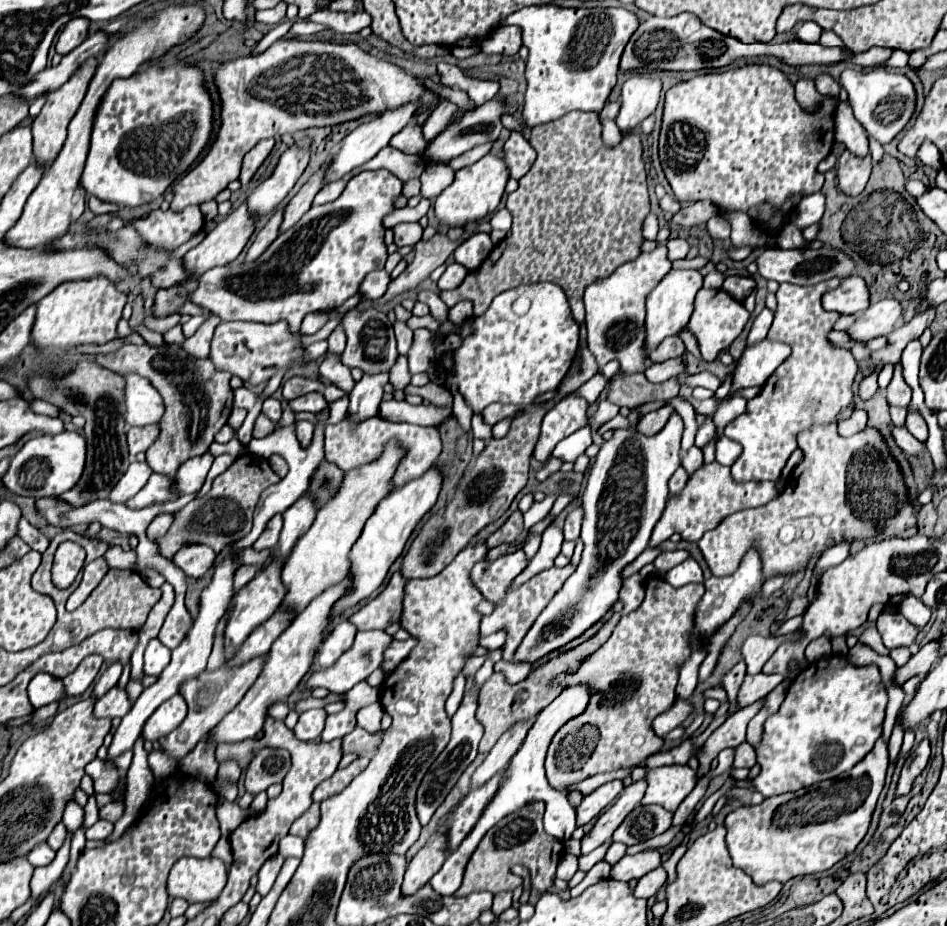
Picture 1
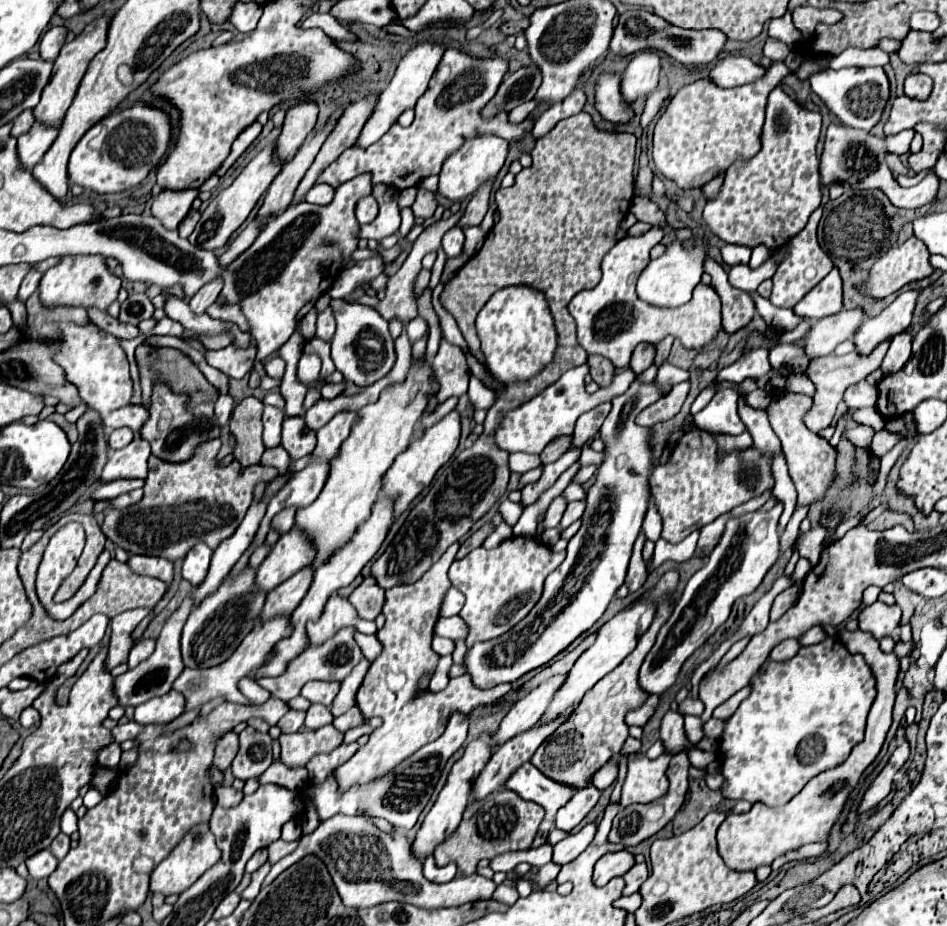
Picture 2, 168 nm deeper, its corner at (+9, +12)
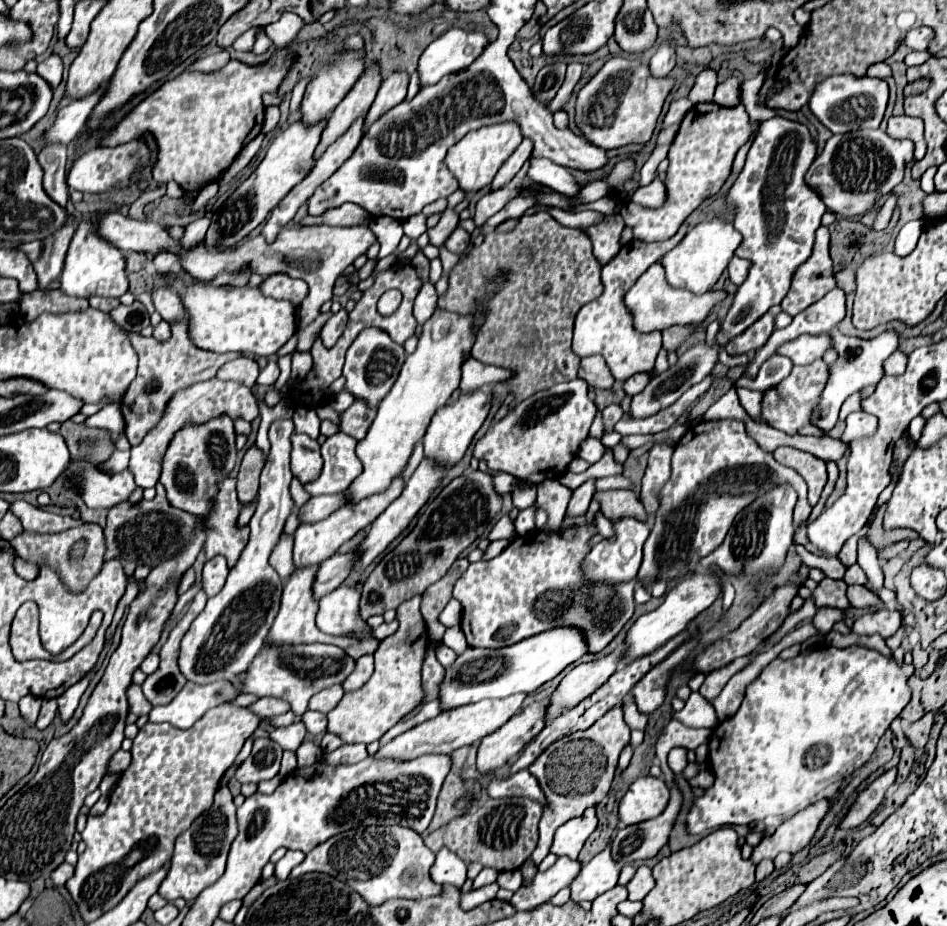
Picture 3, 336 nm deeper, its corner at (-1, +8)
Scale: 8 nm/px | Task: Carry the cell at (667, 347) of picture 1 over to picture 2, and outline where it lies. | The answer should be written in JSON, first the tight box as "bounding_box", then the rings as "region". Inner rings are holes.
{"bounding_box":[631,344,655,374],"region":[[[639,344],[633,352],[633,358],[631,358],[631,368],[635,370],[635,374],[641,374],[645,368],[649,368],[655,360],[655,344]]]}

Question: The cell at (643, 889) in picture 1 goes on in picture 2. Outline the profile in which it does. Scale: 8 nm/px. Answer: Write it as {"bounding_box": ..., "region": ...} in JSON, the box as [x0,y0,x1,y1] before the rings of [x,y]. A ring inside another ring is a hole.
{"bounding_box":[623,862,649,894],"region":[[[641,862],[641,864],[635,864],[623,878],[625,878],[625,882],[627,882],[627,886],[625,886],[625,890],[623,890],[623,894],[633,894],[633,892],[637,892],[639,888],[641,888],[641,884],[647,880],[647,876],[649,876],[649,870],[647,870],[647,864],[645,862]]]}

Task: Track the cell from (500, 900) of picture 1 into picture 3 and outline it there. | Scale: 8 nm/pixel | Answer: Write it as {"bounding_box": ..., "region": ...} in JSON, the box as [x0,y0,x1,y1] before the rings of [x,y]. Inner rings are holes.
{"bounding_box":[497,870,523,892],"region":[[[513,870],[513,872],[501,872],[499,878],[497,878],[497,884],[499,884],[501,888],[513,890],[513,892],[521,886],[521,882],[523,882],[523,876],[521,876],[519,870]]]}

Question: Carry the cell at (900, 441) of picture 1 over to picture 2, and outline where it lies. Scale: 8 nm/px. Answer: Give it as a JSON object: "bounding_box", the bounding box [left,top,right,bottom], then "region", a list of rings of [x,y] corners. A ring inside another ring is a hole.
{"bounding_box":[847,426,875,448],"region":[[[857,426],[857,428],[853,428],[853,430],[847,432],[849,440],[857,448],[867,448],[871,444],[871,440],[873,440],[873,434],[875,434],[875,430],[871,426]]]}

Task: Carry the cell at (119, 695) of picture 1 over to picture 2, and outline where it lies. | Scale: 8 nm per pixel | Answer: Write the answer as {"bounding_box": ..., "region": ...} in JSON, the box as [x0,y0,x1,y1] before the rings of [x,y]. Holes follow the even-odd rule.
{"bounding_box":[113,596,194,706],"region":[[[187,596],[181,606],[172,614],[172,616],[164,624],[159,638],[157,638],[157,648],[155,652],[145,660],[141,662],[137,668],[133,670],[127,670],[125,674],[117,676],[115,678],[115,684],[113,684],[113,690],[115,690],[115,696],[119,700],[121,706],[139,706],[155,696],[163,696],[171,690],[171,684],[173,680],[179,676],[179,672],[183,670],[183,661],[180,649],[180,639],[183,626],[194,607],[194,602]]]}

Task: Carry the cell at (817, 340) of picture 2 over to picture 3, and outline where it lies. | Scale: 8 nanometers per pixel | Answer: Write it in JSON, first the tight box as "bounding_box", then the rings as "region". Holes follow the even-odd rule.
{"bounding_box":[775,334,831,364],"region":[[[821,334],[821,336],[801,336],[793,342],[787,342],[783,346],[779,346],[775,350],[775,354],[779,356],[787,356],[793,364],[809,364],[813,360],[819,360],[823,358],[825,350],[831,348],[829,344],[829,336],[827,334]]]}

